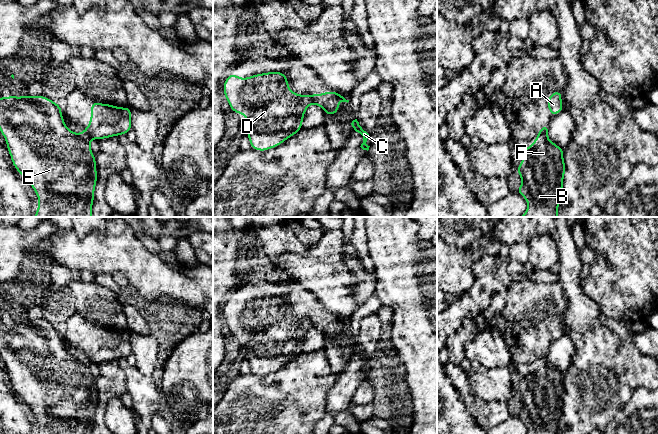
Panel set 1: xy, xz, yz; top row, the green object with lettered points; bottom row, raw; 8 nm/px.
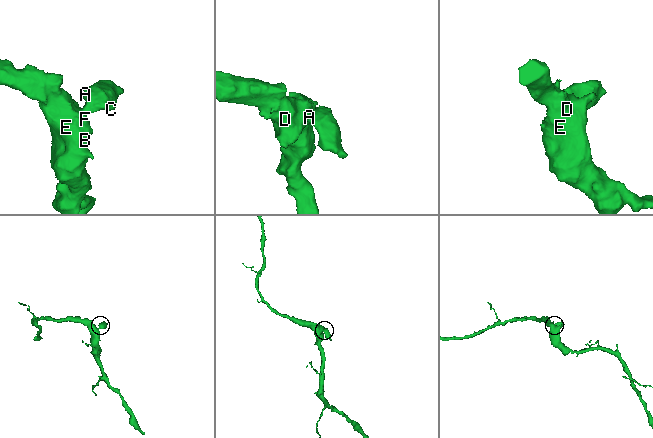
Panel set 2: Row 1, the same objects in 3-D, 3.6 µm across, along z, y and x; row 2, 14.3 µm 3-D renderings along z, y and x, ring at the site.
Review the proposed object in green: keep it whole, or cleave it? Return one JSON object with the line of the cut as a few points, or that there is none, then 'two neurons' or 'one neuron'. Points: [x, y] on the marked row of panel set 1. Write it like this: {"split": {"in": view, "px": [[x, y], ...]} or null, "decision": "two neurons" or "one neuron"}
{"split": {"in": "yz", "px": [[547, 131], [539, 135]]}, "decision": "two neurons"}

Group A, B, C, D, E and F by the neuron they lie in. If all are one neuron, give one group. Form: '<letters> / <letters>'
A C / B D E F

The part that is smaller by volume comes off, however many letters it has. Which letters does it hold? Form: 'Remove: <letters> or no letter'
Remove: A, C

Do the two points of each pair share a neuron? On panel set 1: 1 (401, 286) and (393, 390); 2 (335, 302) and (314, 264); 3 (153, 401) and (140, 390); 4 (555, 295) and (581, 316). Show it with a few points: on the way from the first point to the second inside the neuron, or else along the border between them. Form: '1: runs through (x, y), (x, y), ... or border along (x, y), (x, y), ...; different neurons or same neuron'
1: border along (386, 335), (397, 359), (405, 368), (405, 375); different neurons
2: runs through (335, 293), (333, 284), (323, 273); same neuron
3: runs through (150, 400), (143, 393); same neuron
4: border along (560, 283), (567, 302), (567, 308), (563, 315); different neurons

